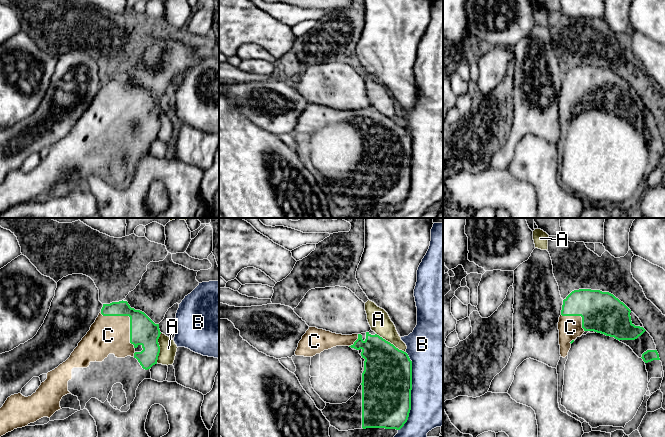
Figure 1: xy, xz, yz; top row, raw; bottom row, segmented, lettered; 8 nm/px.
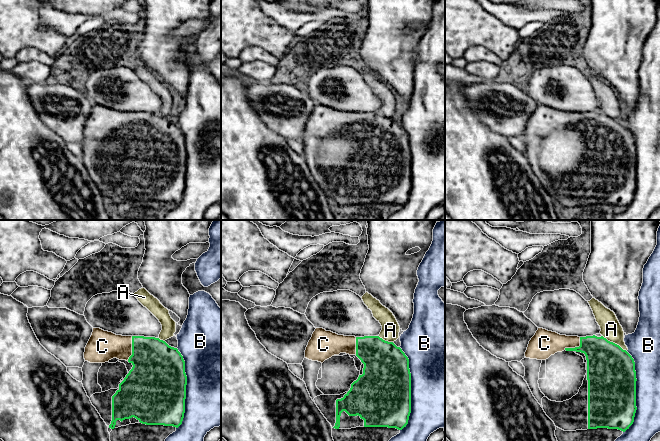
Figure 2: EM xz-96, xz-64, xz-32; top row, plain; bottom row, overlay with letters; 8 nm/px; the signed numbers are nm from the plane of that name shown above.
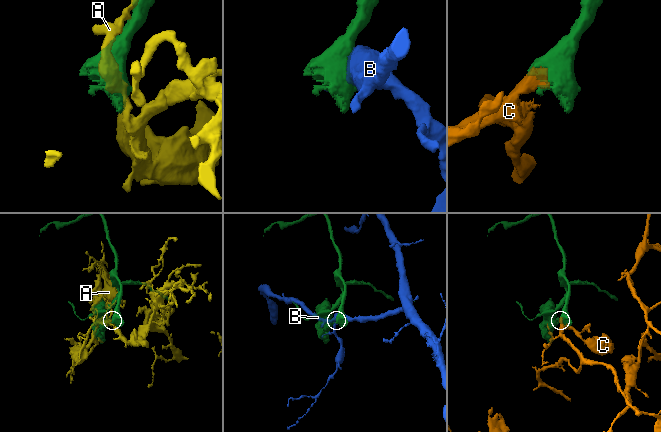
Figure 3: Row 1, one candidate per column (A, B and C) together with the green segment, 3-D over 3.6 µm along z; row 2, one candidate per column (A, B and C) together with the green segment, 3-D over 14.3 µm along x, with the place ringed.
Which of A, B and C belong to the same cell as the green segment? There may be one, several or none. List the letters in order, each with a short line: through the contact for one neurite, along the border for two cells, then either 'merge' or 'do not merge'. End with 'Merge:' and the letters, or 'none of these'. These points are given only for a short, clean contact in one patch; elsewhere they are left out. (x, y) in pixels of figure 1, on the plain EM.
A: do not merge
B: do not merge
C: line xy (143, 107), (130, 94), (108, 111); merge
Merge: C

